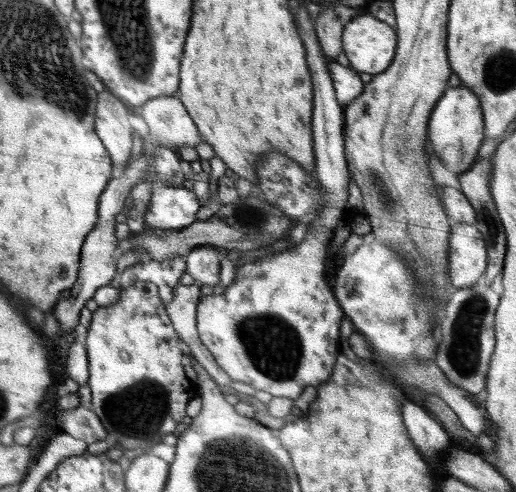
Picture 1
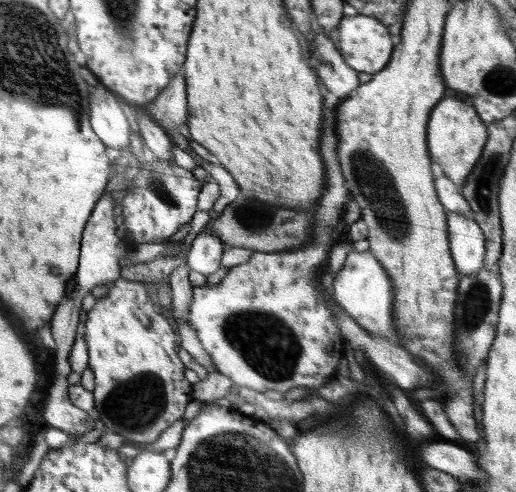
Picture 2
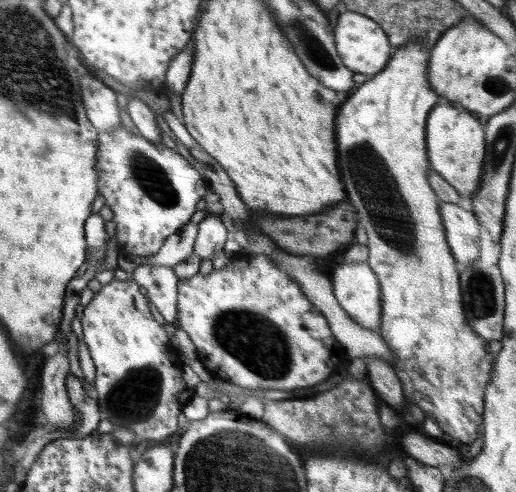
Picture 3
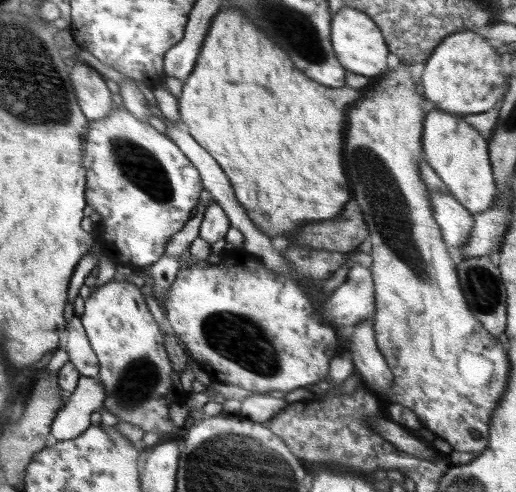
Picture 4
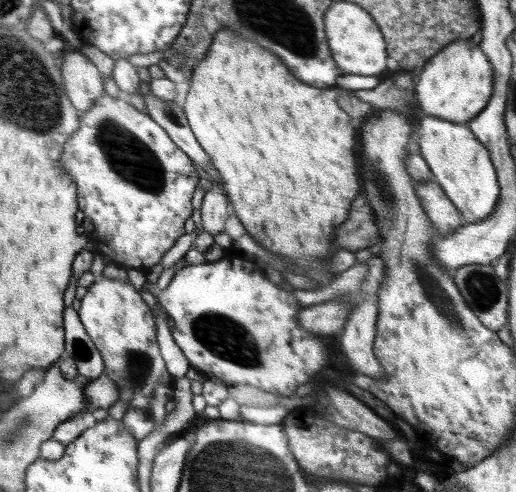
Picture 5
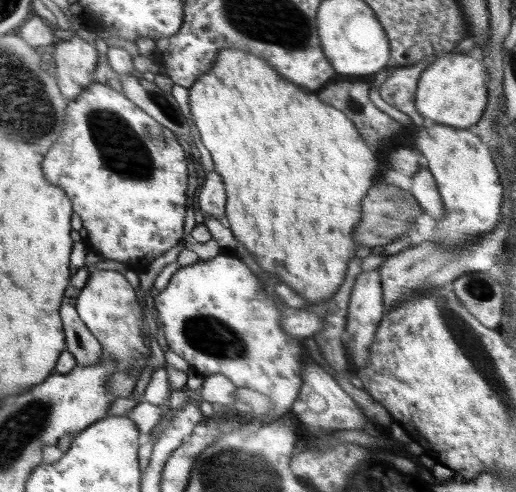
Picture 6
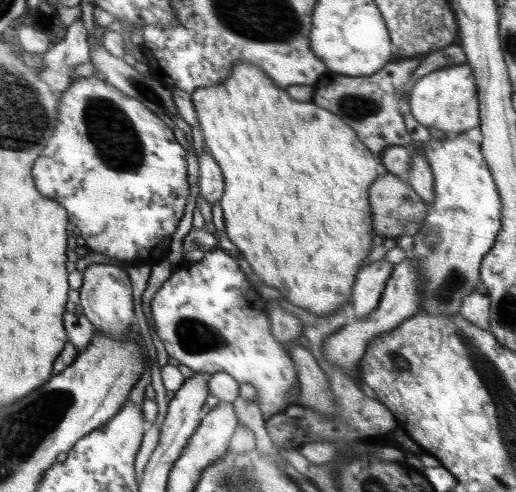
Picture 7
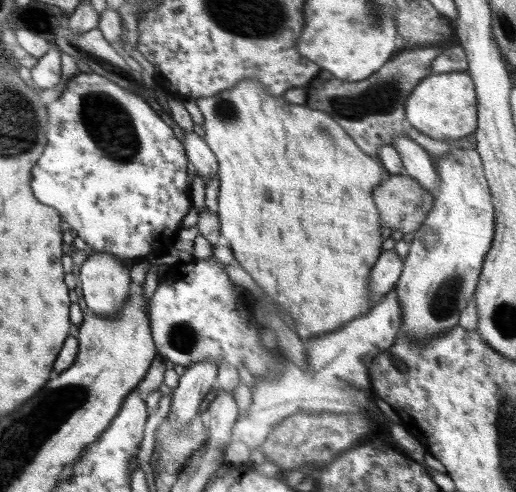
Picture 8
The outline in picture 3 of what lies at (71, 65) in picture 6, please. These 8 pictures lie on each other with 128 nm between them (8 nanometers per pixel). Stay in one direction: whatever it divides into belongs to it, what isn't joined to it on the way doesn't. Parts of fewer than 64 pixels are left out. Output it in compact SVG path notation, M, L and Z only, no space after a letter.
M82 76L82 102L88 120L99 131L111 131L121 124L116 92L95 77Z

